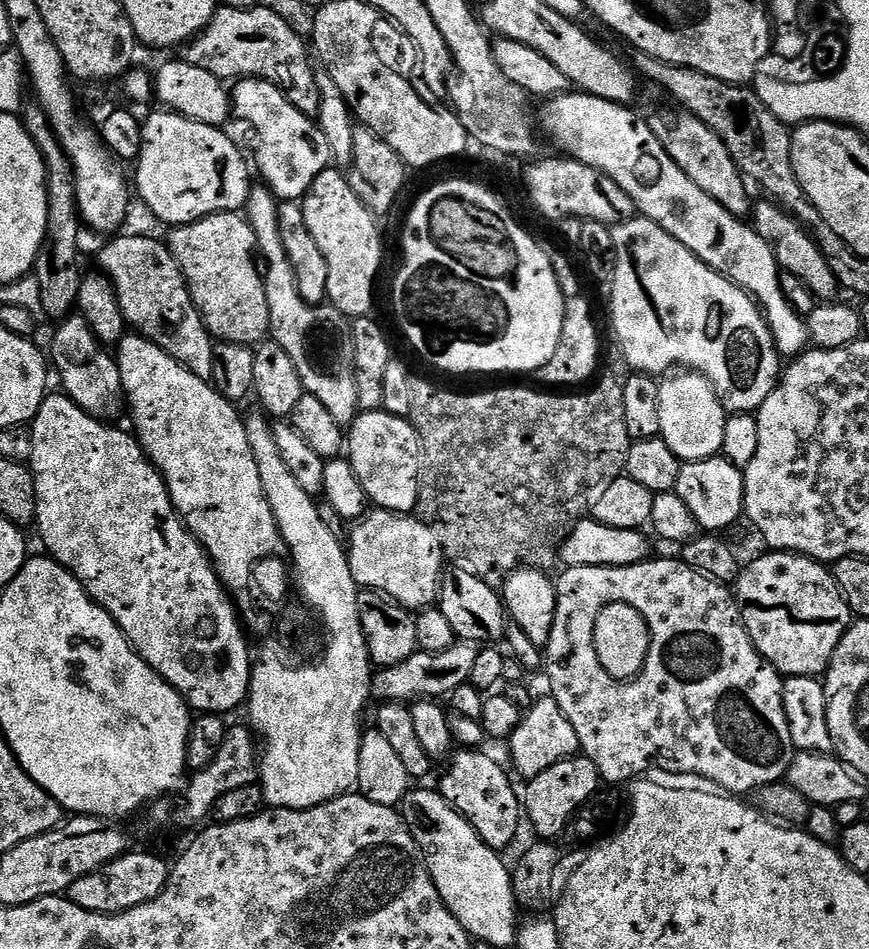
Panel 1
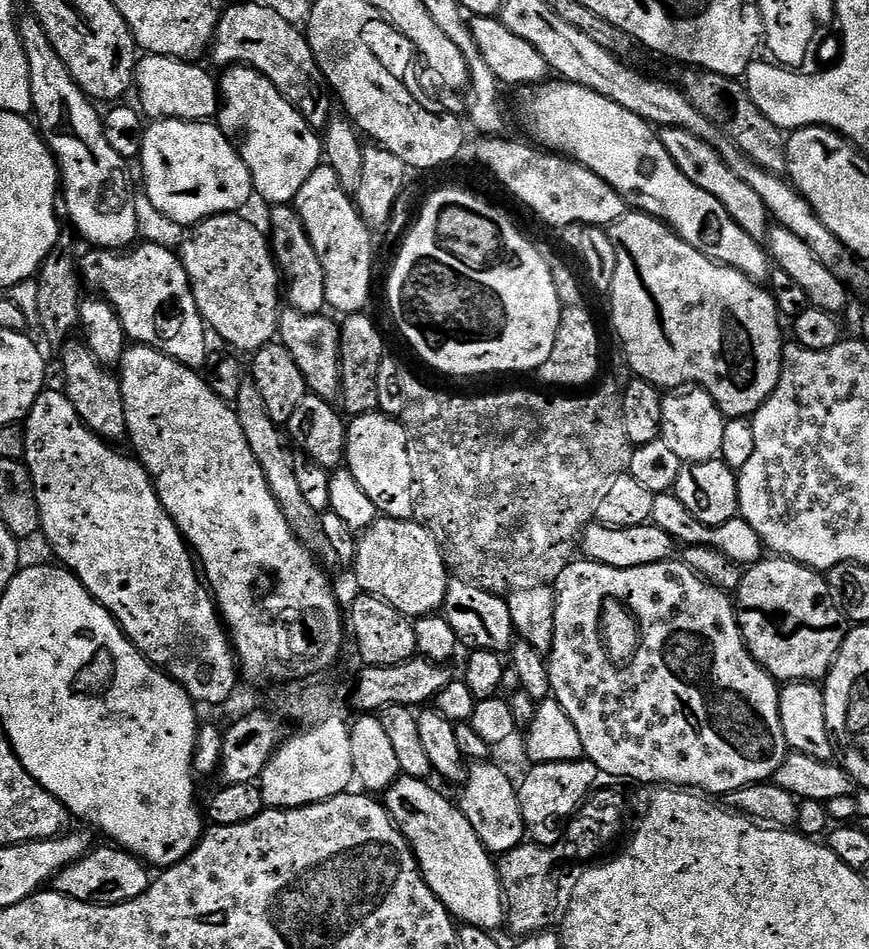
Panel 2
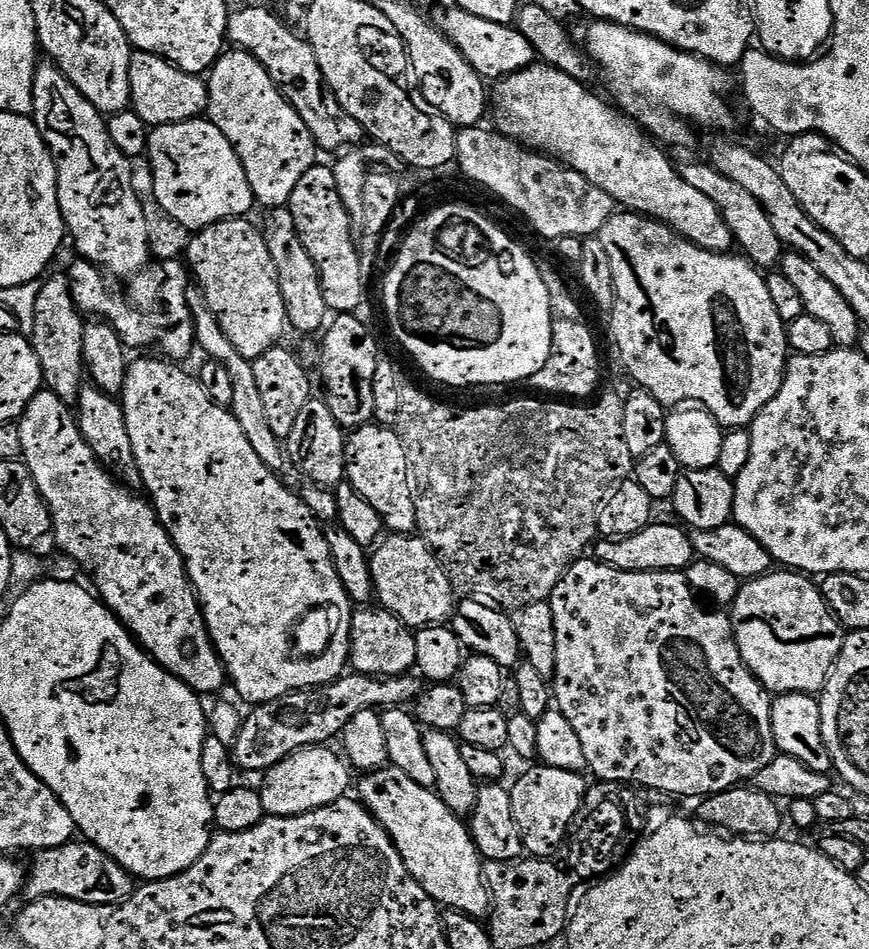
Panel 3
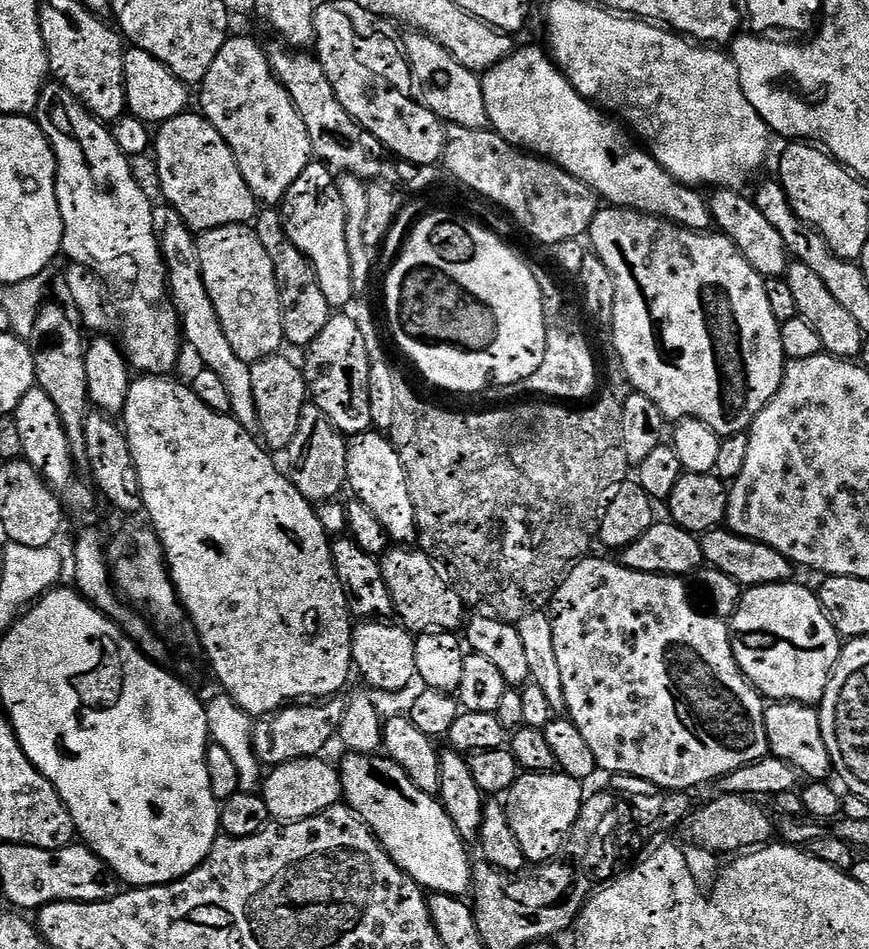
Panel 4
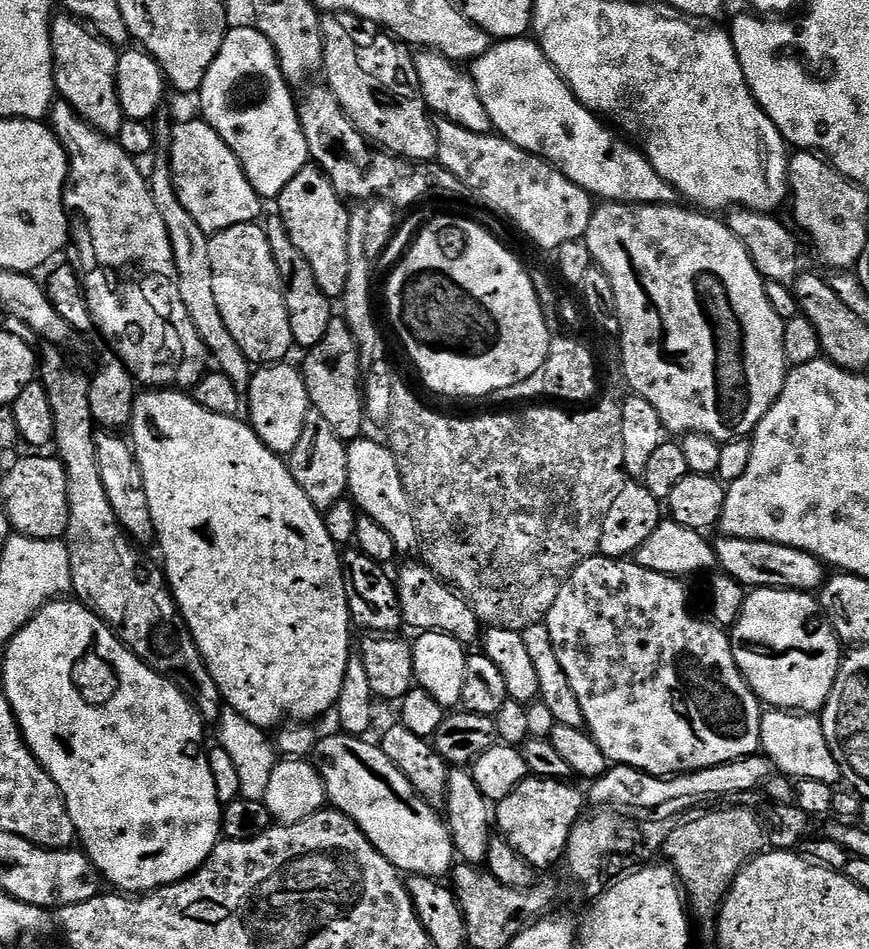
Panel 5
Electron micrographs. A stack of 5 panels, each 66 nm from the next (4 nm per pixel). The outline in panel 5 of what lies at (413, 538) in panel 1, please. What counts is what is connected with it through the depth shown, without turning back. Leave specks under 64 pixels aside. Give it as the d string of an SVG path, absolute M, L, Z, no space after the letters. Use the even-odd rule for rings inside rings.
M417 562L400 572L400 577L395 577L396 593L400 599L402 618L407 627L416 628L417 633L444 632L452 636L458 643L471 646L479 641L482 636L482 621L474 614L468 601L445 584L435 572L430 571L423 563Z

